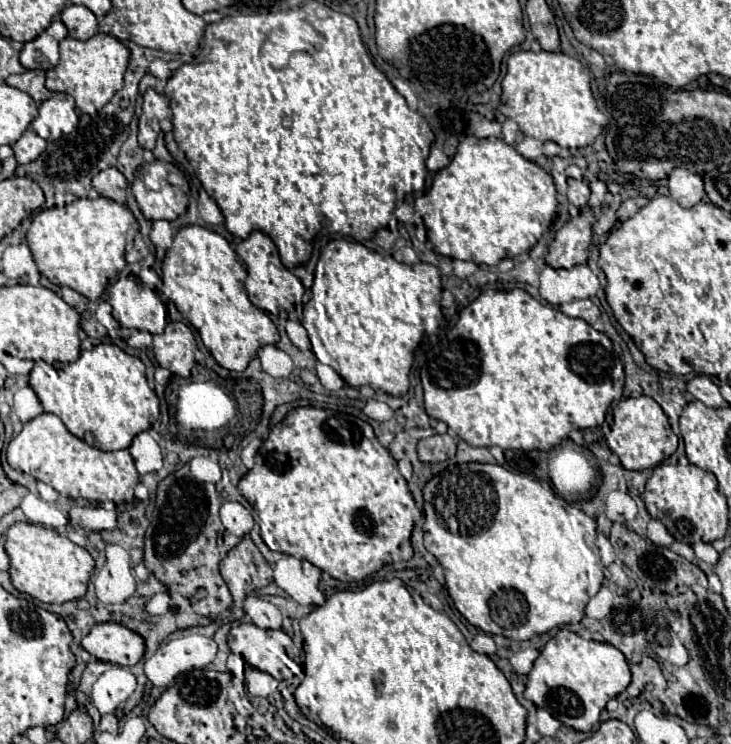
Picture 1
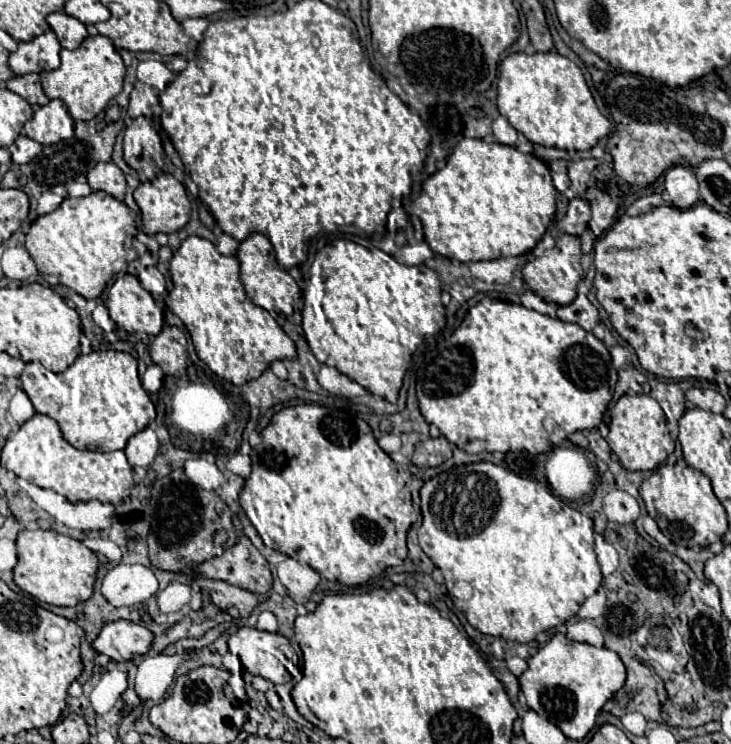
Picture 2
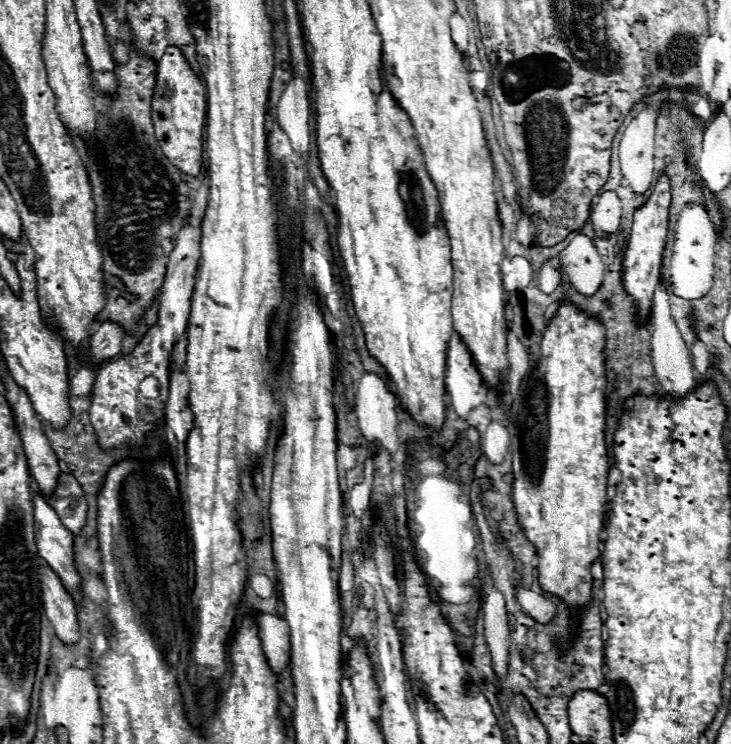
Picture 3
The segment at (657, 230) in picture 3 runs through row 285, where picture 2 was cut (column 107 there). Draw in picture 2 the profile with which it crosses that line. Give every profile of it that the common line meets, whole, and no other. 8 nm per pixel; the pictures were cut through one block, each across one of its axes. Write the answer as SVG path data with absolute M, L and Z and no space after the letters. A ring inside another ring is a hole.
M116 620L104 624L92 648L100 654L106 654L114 662L126 662L146 654L150 650L152 638L154 634L140 624L128 620Z

